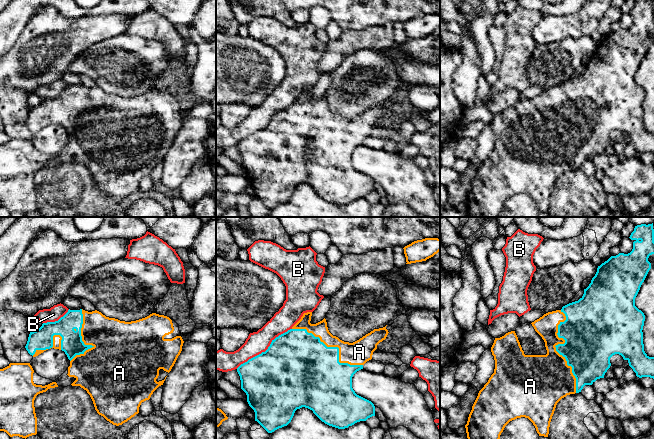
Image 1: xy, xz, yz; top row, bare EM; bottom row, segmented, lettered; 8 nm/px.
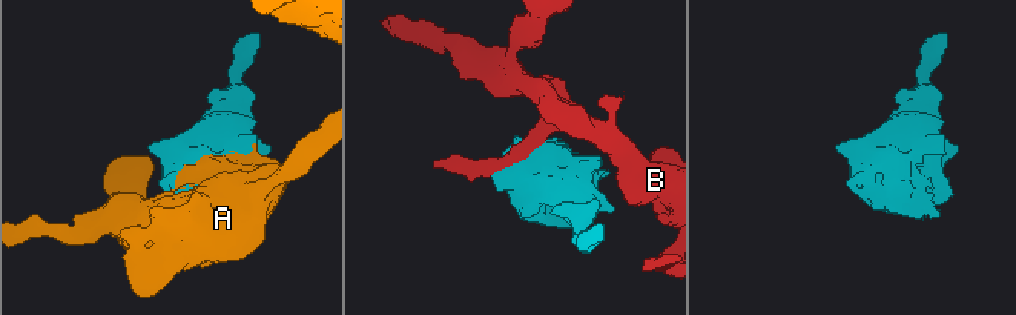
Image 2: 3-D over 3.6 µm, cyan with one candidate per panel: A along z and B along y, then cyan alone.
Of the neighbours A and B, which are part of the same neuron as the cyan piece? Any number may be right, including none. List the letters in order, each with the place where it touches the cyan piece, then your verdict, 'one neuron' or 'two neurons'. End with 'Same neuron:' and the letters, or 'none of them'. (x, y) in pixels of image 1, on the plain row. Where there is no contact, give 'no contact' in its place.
A: yz (556, 124) | one neuron
B: xz (265, 127) | two neurons
Same neuron: A

